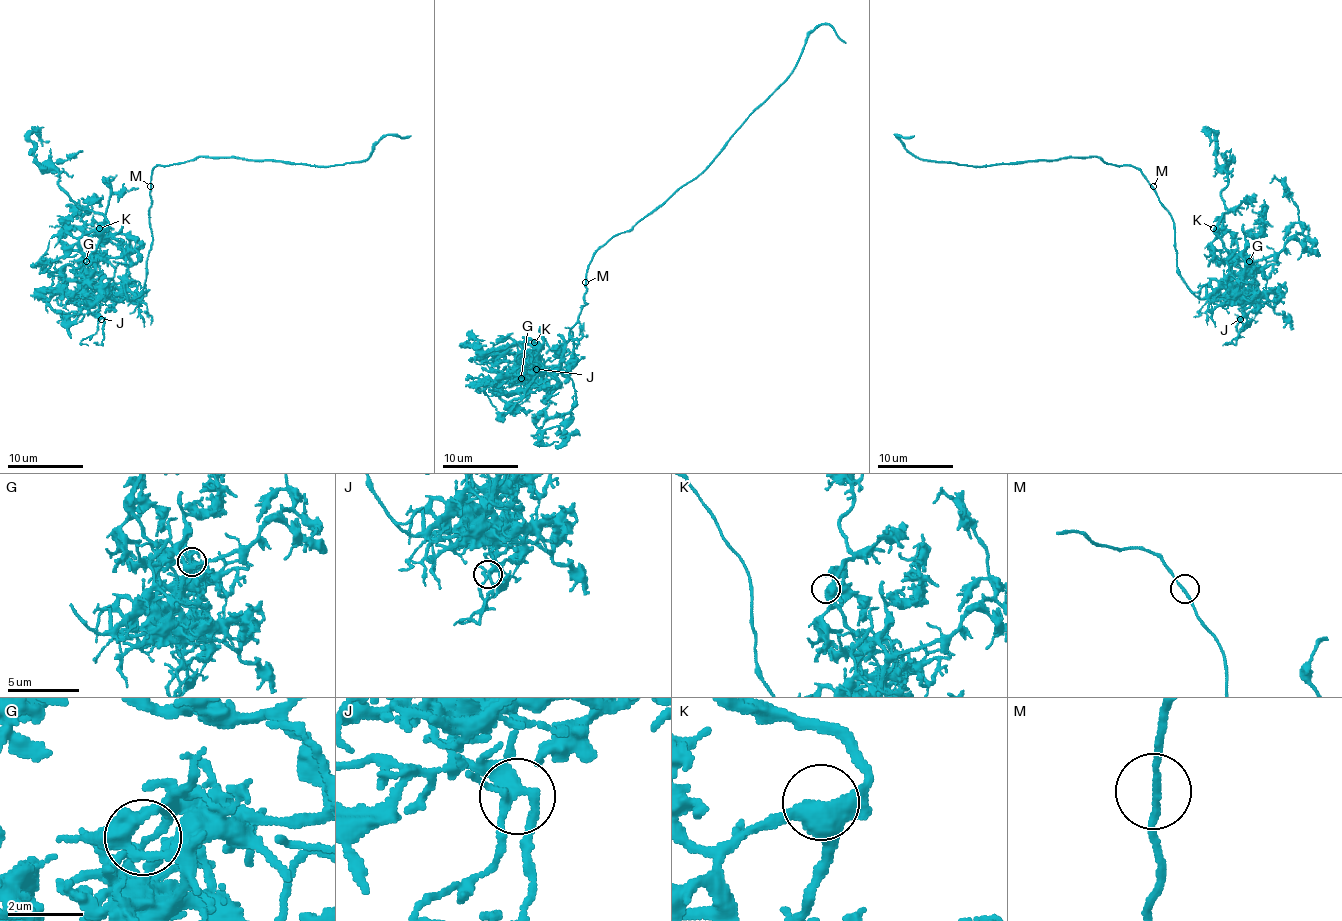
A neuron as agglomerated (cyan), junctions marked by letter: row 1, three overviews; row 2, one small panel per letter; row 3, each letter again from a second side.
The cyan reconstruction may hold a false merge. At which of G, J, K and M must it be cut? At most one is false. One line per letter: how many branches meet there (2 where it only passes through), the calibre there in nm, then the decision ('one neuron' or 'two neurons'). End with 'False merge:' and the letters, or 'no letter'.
G: 2 | 190 nm | two neurons
J: 5 | 320 nm | one neuron
K: 3 | 400 nm | one neuron
M: 2 | 180 nm | one neuron
False merge: G

